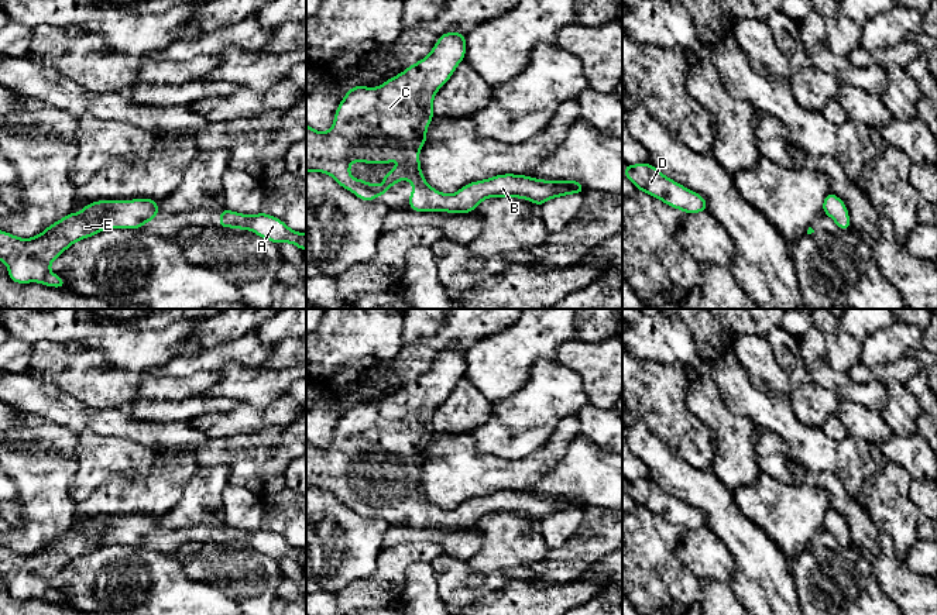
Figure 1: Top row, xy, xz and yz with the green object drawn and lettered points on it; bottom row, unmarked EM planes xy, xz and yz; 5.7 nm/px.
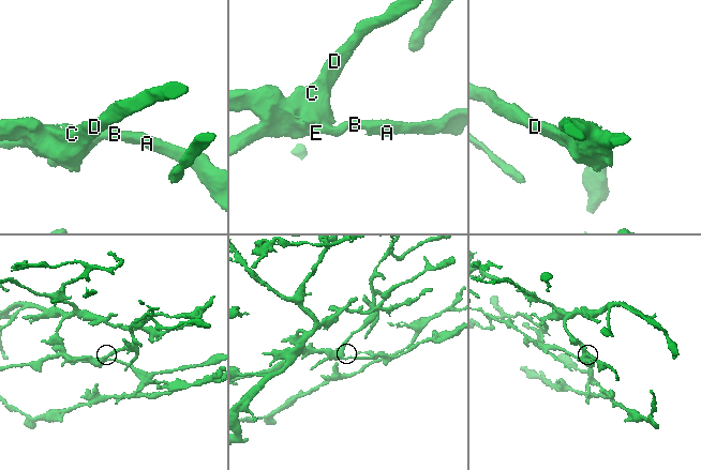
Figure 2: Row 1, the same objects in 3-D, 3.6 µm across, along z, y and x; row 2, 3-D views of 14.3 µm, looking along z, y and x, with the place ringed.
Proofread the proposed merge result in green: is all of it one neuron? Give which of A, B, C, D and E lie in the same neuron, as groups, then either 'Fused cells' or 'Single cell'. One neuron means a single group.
Groups: A B C D E. Single cell

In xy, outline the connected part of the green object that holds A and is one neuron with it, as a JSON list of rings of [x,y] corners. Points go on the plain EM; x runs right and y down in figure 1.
[[[224,523],[220,529],[217,543],[231,543],[251,546],[257,552],[267,554],[275,560],[291,559],[299,566],[306,566],[306,549],[291,546],[282,536],[260,528],[255,532],[230,528]]]

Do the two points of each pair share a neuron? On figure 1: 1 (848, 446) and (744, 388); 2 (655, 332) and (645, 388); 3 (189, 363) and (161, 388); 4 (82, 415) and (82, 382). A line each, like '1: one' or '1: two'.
1: one
2: two
3: two
4: two

